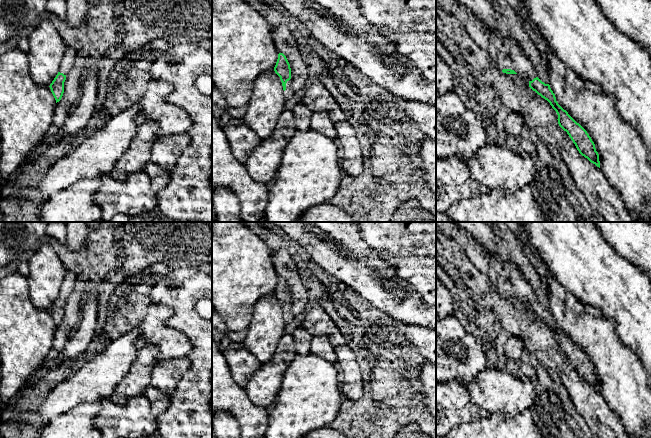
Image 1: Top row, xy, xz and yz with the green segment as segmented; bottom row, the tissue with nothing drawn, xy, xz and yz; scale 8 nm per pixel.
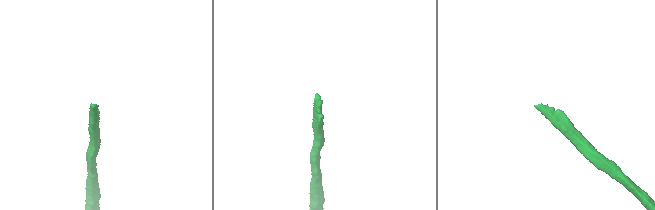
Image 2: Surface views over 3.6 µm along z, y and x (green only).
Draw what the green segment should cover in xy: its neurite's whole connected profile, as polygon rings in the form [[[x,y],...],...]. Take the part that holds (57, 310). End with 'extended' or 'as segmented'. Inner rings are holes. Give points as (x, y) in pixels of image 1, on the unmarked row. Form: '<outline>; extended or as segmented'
[[[66,271],[64,281],[61,285],[59,296],[50,308],[51,316],[56,324],[59,326],[64,317],[64,306],[66,304],[66,299],[74,290],[74,285],[76,281],[76,276],[73,272]]]; extended

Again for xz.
[[[283,277],[278,278],[278,283],[274,291],[274,295],[280,301],[282,306],[285,323],[288,324],[292,322],[295,316],[291,311],[291,292],[286,280]]]; extended

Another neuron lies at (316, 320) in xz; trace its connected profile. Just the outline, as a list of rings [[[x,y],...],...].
[[[309,306],[303,315],[302,325],[313,336],[327,337],[334,348],[347,344],[346,337],[340,332],[329,314],[321,306]]]

